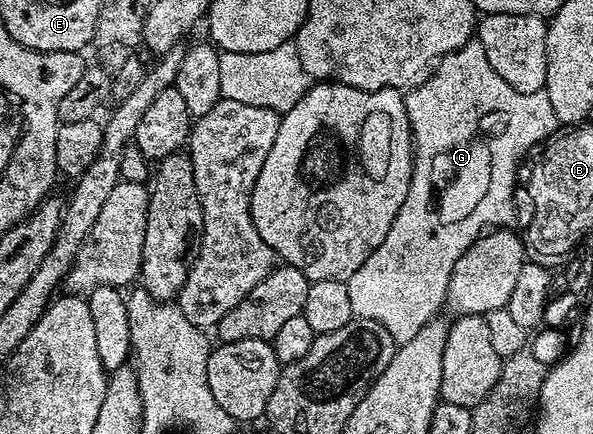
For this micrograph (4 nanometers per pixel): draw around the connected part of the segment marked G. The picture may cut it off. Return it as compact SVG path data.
M475 37L469 39L462 49L458 49L440 60L424 82L411 88L404 95L404 104L408 122L412 124L412 142L414 144L410 189L406 193L406 201L402 201L402 209L398 209L398 217L394 217L394 225L390 225L390 233L386 233L382 245L378 245L378 249L374 249L374 253L370 253L370 257L366 257L366 261L358 269L358 273L354 273L346 281L350 289L350 309L353 316L358 319L378 321L378 325L382 325L382 329L386 329L386 333L390 333L390 337L398 345L406 341L414 341L414 337L418 337L418 329L422 329L429 321L441 314L440 307L442 311L448 297L450 277L454 273L454 265L458 261L458 257L462 257L462 253L466 253L466 249L470 249L470 245L474 245L474 241L485 234L489 225L511 224L508 222L512 219L512 194L516 191L516 170L520 167L520 158L531 147L539 148L545 141L553 138L558 131L558 120L554 113L554 105L550 105L550 97L543 90L534 93L518 93L514 89L510 89L510 85L506 85L506 81L502 81L502 77L498 77L498 73L494 73L490 61L486 61L486 49L482 49L479 39Z

